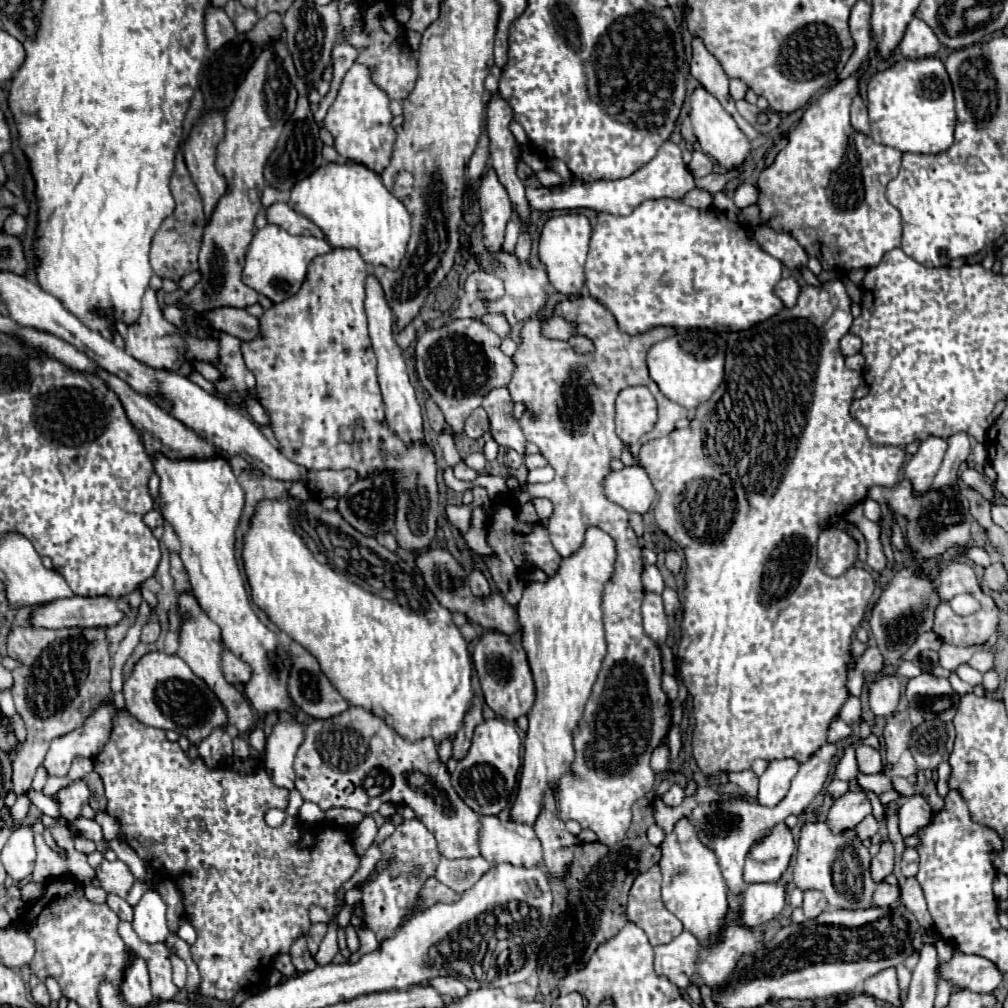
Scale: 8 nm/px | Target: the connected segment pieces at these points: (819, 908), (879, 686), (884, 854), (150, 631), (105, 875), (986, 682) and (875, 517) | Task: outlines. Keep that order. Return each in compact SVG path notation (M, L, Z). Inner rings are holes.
M805 891L803 893L803 911L807 919L815 919L817 915L821 915L823 911L827 911L829 905L825 901L825 895L821 895L821 891Z
M889 677L889 679L879 679L877 683L869 685L869 705L875 717L889 717L897 711L899 703L899 679Z
M891 841L881 843L879 853L871 861L871 875L873 875L875 883L879 883L881 879L885 879L893 871L893 859L895 859L895 847L893 847L893 843Z
M151 619L143 631L141 631L141 643L155 643L157 637L161 633L161 627L159 627L159 621L157 619Z
M105 859L105 861L95 869L95 873L97 873L97 879L99 879L101 887L103 887L107 893L115 893L115 895L119 895L119 897L123 897L123 899L127 897L129 889L131 889L133 883L135 883L131 871L129 871L127 865L121 863L121 861L107 861L107 859Z
M989 669L983 673L983 687L987 693L993 693L999 687L999 673L995 669Z
M865 499L863 507L865 507L865 517L867 517L867 519L871 519L871 521L881 521L879 503L875 503L875 501L871 501L871 499Z

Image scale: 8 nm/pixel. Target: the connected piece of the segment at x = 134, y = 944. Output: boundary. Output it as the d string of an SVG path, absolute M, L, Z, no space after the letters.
M121 921L119 923L119 935L125 941L125 945L141 955L147 961L149 977L151 977L151 991L154 999L173 999L179 993L179 987L171 979L171 955L164 943L149 944L137 939L135 931L131 929L131 923Z

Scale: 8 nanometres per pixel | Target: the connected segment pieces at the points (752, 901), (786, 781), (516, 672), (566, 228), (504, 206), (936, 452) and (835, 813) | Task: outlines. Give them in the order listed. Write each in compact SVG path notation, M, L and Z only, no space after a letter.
M753 883L743 895L743 921L749 927L761 927L777 917L785 905L785 887L781 883Z
M779 759L771 761L767 771L759 777L759 795L757 803L765 807L775 807L789 791L791 779L797 775L801 763L797 759Z
M487 633L481 637L481 641L475 645L473 651L473 665L481 681L481 689L485 695L485 703L503 719L515 721L521 715L527 715L533 699L535 699L535 687L531 669L527 665L525 651L519 643L519 639L509 637L505 633Z
M565 213L565 215L559 215L559 217L551 217L541 231L541 239L539 239L541 263L547 269L551 285L567 297L579 295L585 287L583 265L585 265L585 259L587 259L589 237L591 237L589 219L585 215L577 215L577 213Z
M487 167L483 171L477 195L481 205L481 217L483 217L485 245L489 249L499 249L503 245L505 225L511 217L511 201L493 167Z
M927 437L921 441L919 451L911 457L911 461L905 465L905 477L911 481L913 489L925 491L933 483L933 477L937 475L943 457L947 451L947 441L941 437Z
M847 791L845 795L837 797L833 807L829 809L827 823L833 831L843 831L857 827L867 815L871 815L871 801L863 791Z

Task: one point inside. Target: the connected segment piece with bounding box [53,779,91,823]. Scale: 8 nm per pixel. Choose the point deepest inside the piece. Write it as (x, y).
(70, 800)

